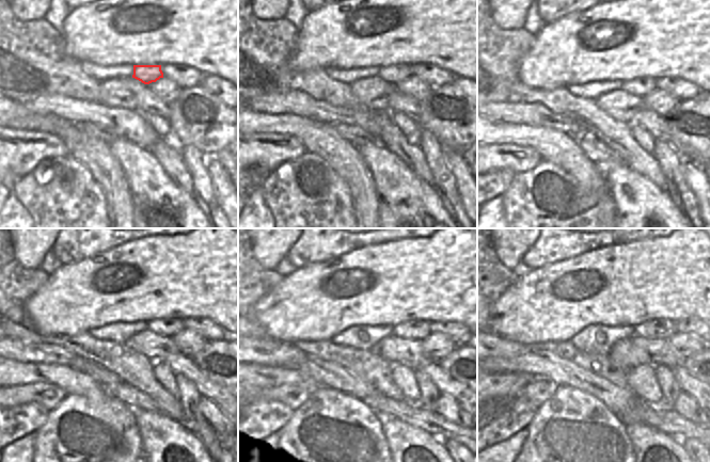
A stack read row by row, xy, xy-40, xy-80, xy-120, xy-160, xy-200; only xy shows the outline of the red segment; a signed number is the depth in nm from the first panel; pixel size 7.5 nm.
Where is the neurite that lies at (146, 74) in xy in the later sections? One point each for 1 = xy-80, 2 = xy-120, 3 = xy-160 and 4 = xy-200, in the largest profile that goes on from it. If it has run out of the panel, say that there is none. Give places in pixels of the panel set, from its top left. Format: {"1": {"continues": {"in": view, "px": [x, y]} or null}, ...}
{"1": {"continues": {"in": "xy-80", "px": [642, 86]}}, "2": {"continues": {"in": "xy-120", "px": [169, 328]}}, "3": {"continues": {"in": "xy-160", "px": [415, 330]}}, "4": {"continues": {"in": "xy-200", "px": [660, 329]}}}

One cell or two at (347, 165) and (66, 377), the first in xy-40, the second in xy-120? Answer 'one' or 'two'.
one

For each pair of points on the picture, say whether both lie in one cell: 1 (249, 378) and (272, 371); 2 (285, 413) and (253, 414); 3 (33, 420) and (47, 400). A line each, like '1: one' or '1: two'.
1: one
2: one
3: two

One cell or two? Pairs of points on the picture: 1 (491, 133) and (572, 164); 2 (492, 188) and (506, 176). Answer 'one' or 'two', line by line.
1: one
2: one

